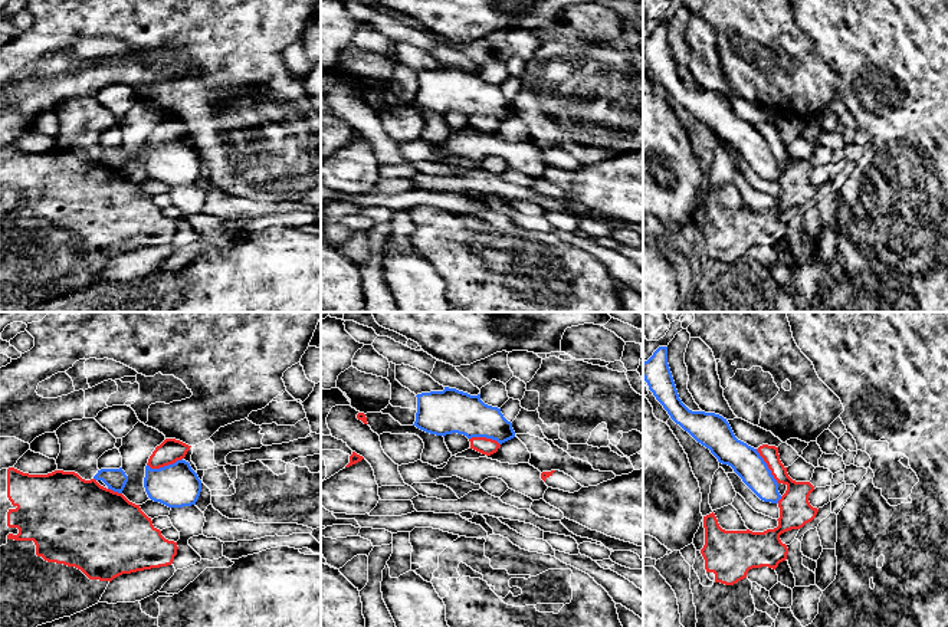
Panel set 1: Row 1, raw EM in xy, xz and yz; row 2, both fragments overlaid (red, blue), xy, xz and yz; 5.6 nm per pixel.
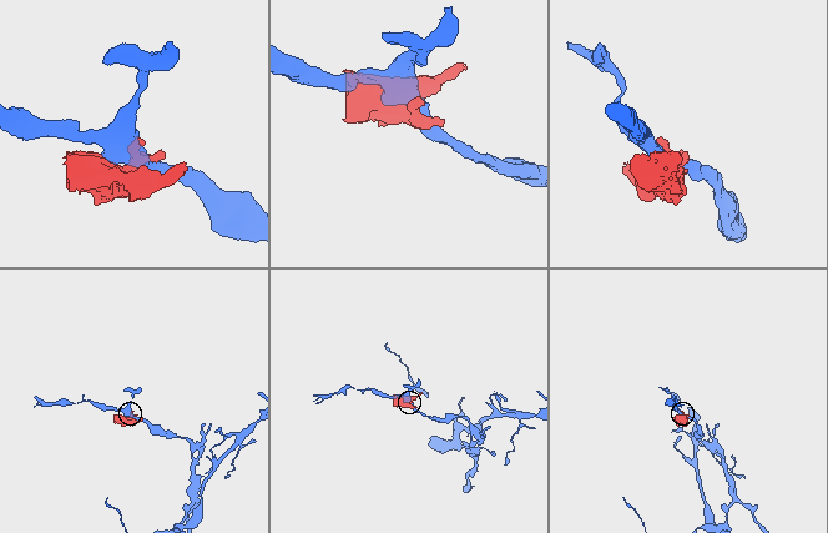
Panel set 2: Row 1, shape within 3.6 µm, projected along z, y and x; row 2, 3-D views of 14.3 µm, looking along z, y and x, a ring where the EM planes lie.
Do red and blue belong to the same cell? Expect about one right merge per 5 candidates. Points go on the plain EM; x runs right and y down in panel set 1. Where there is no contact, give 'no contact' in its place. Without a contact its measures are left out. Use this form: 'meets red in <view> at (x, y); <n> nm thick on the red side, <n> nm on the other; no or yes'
meets red in xy at (164, 143); 140 nm thick on the red side, 240 nm on the other; no

